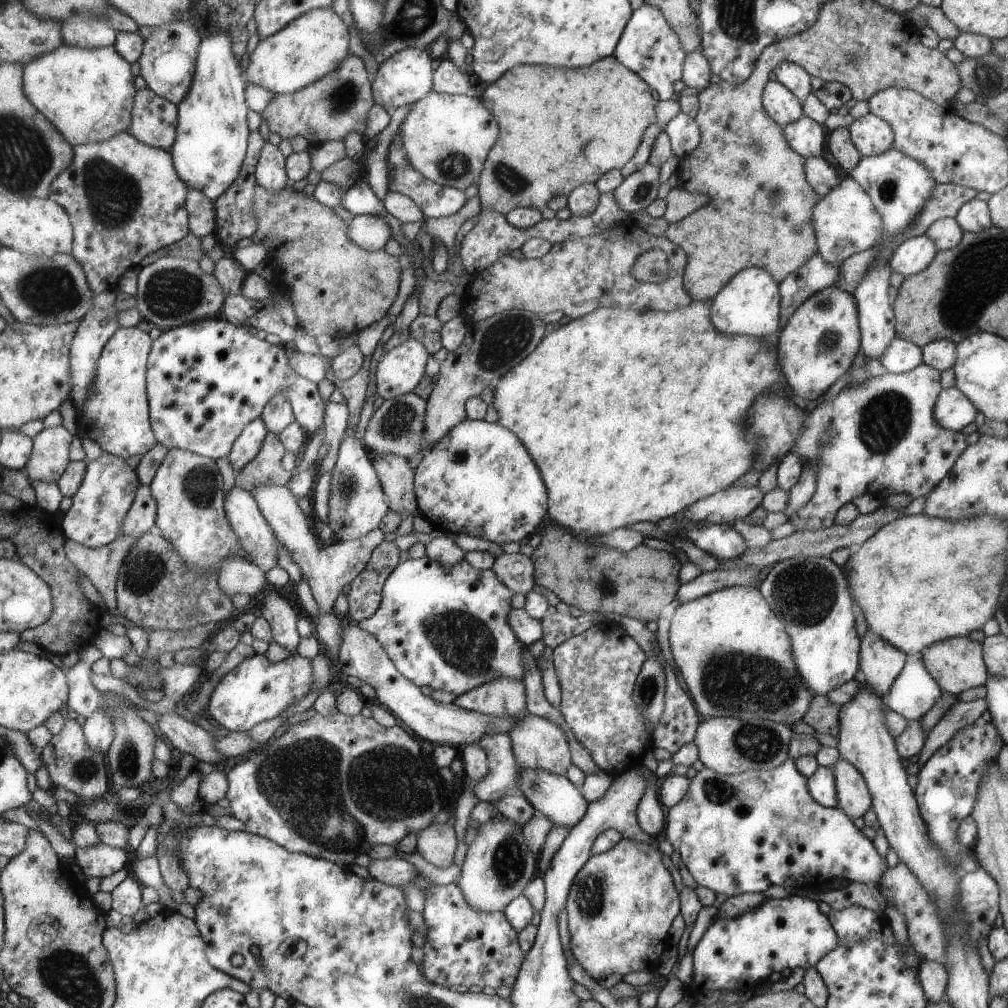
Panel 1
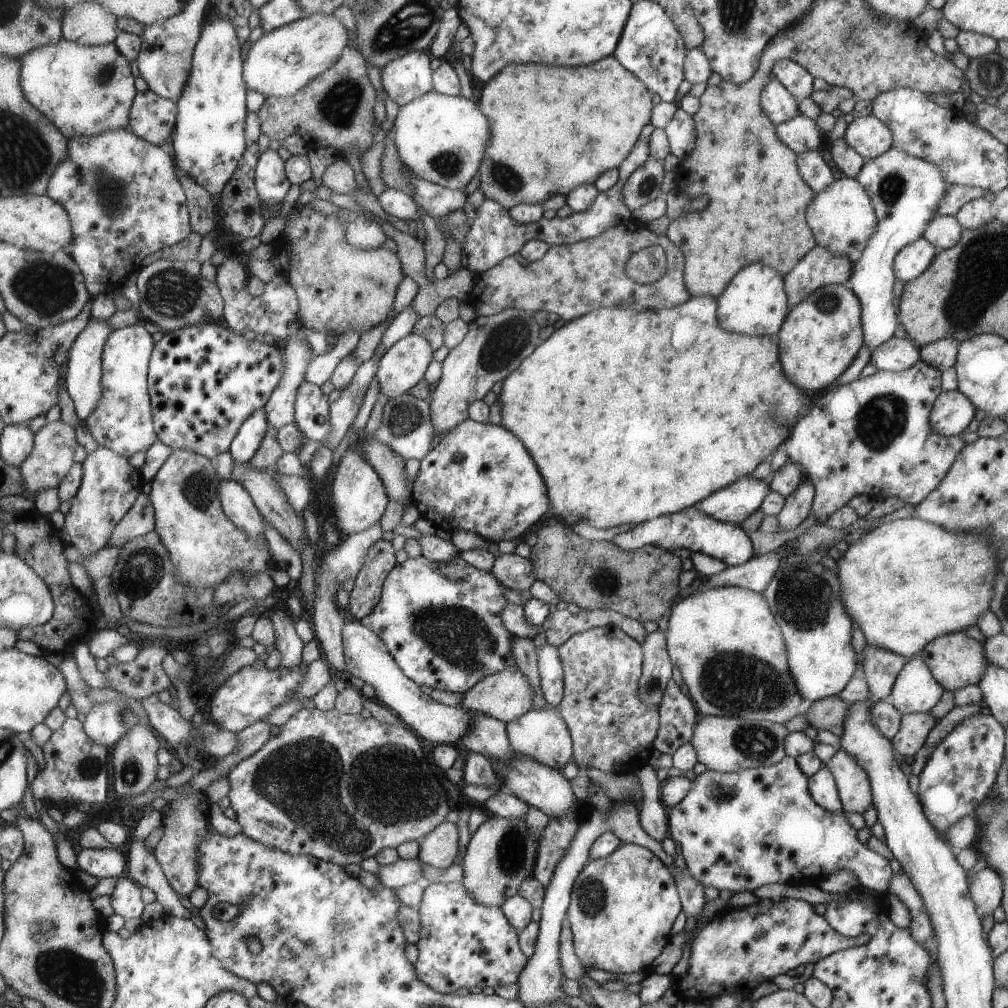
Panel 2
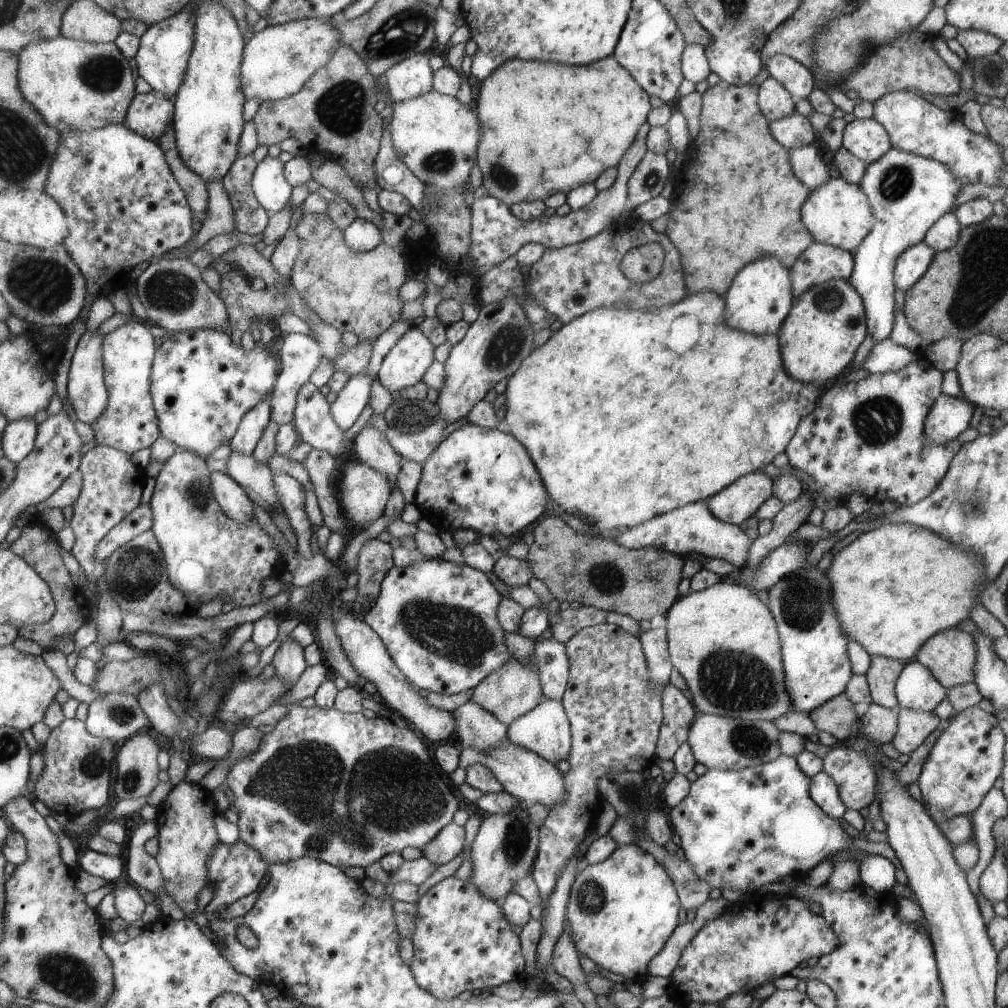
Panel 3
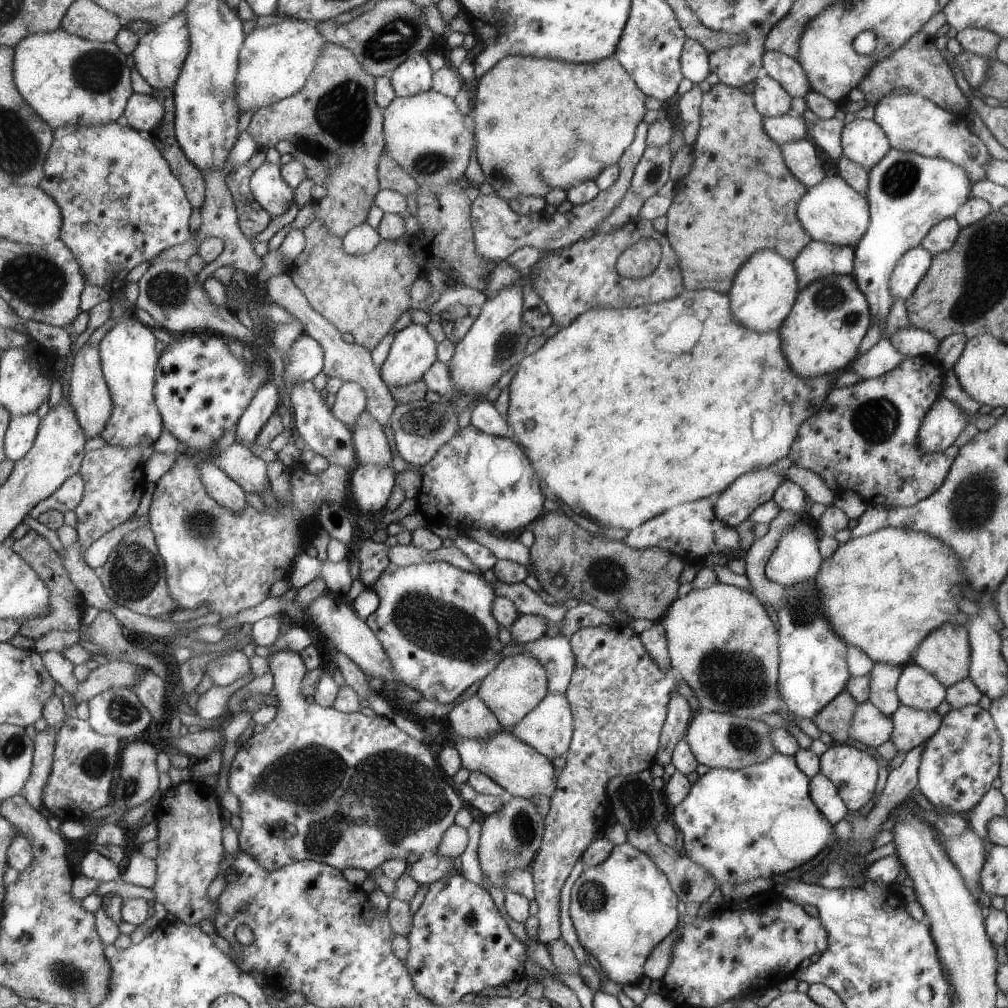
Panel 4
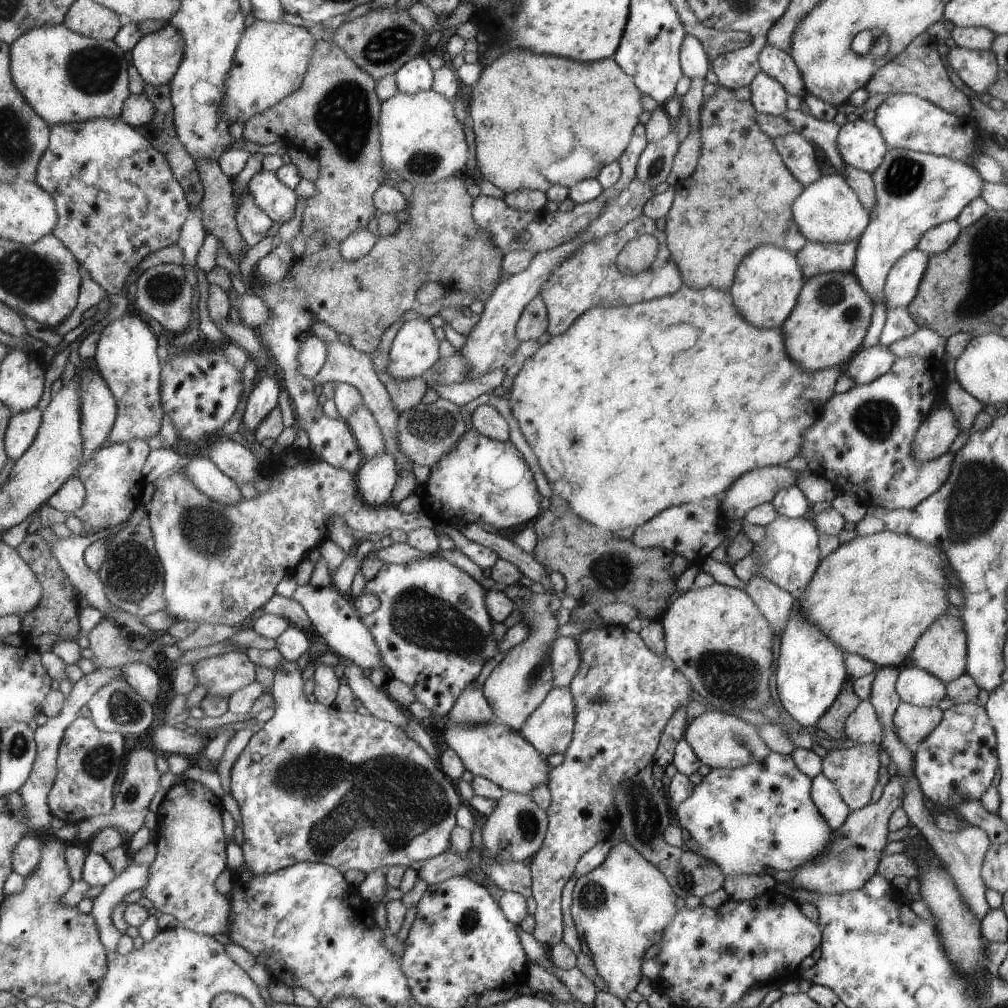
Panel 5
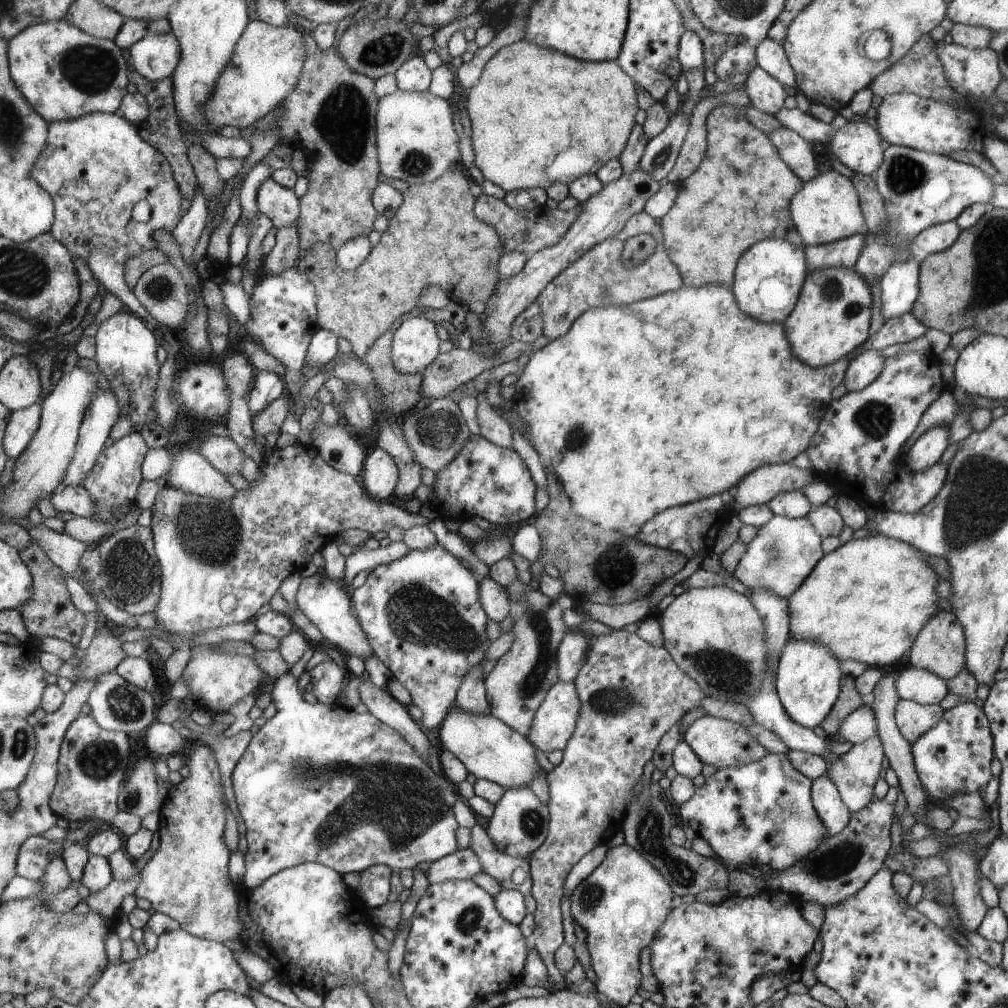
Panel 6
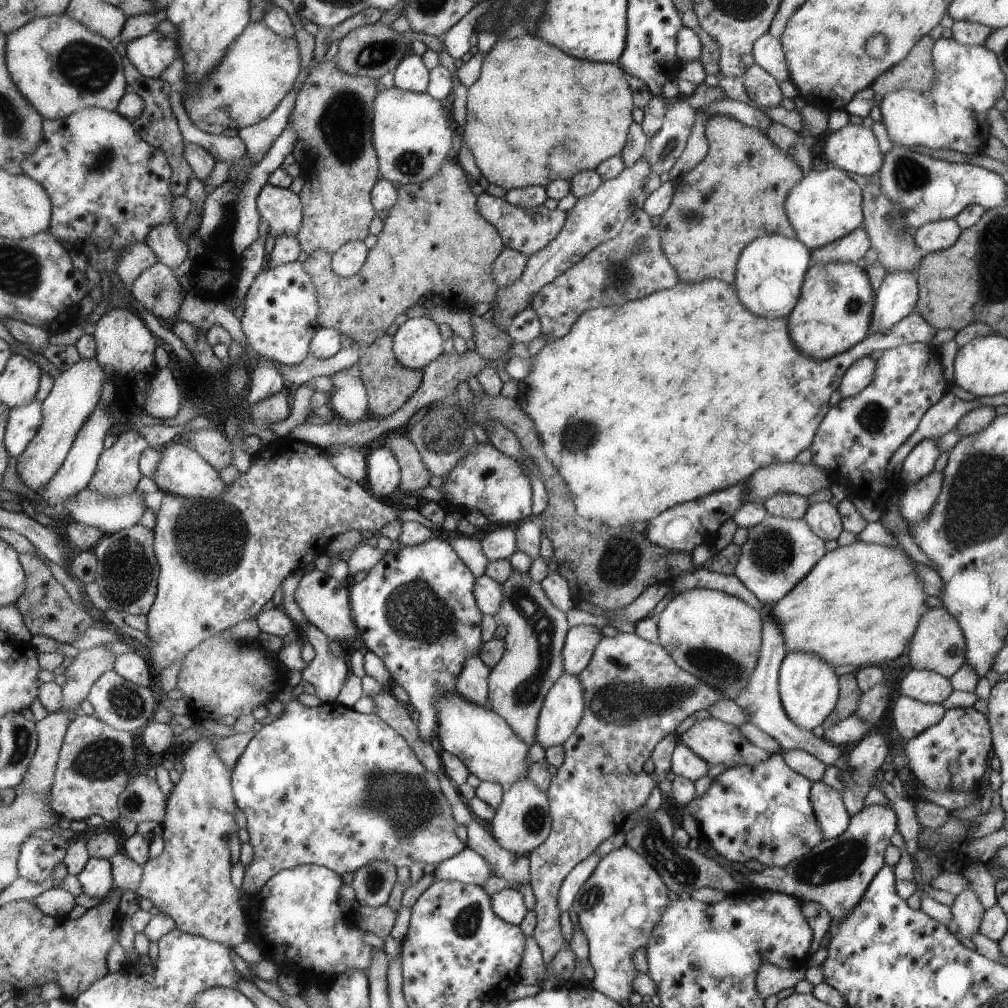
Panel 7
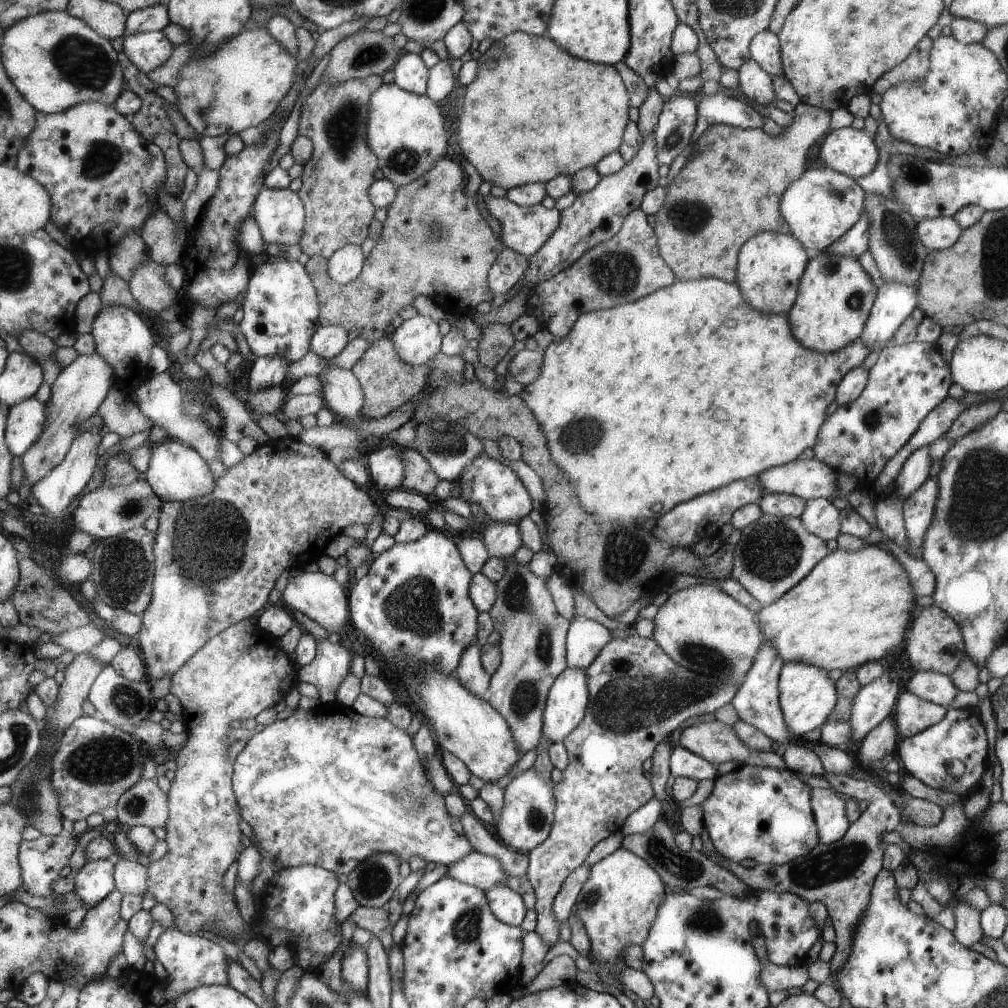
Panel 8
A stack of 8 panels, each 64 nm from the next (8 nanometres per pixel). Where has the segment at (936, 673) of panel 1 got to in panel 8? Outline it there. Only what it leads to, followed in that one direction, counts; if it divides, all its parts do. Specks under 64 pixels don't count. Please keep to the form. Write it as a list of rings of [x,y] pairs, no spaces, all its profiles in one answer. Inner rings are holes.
[[[932,606],[923,608],[918,616],[914,616],[912,627],[906,636],[905,648],[910,665],[915,671],[927,671],[952,675],[961,658],[966,655],[964,637],[960,626],[940,608]]]

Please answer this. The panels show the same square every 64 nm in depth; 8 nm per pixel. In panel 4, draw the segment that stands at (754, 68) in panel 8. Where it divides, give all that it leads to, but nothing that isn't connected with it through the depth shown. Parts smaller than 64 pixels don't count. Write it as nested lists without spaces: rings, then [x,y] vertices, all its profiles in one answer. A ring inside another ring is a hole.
[[[761,73],[750,85],[757,112],[763,117],[780,117],[789,114],[792,96],[774,78]]]

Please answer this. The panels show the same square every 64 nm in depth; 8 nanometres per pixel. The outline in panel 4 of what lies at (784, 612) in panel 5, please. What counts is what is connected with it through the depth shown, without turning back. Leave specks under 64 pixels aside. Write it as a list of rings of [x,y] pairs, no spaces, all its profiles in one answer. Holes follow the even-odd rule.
[[[781,510],[778,516],[769,523],[768,533],[763,538],[756,538],[748,553],[744,554],[748,564],[748,572],[745,576],[750,582],[752,593],[754,592],[762,606],[772,606],[778,611],[785,600],[787,592],[780,584],[770,581],[766,577],[765,567],[770,554],[781,538],[783,530],[806,516]]]

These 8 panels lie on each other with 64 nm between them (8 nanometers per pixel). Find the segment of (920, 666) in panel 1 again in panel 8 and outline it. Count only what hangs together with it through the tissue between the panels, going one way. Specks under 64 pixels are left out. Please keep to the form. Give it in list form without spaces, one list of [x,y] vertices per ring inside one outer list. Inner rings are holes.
[[[916,671],[910,681],[904,683],[904,689],[942,707],[948,706],[960,692],[948,675],[927,671]]]

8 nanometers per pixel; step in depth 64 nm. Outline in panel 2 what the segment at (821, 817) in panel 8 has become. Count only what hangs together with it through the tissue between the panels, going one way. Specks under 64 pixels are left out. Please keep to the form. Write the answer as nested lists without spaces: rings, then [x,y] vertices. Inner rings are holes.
[[[824,766],[809,778],[809,792],[813,796],[813,800],[827,812],[845,812],[836,778]]]

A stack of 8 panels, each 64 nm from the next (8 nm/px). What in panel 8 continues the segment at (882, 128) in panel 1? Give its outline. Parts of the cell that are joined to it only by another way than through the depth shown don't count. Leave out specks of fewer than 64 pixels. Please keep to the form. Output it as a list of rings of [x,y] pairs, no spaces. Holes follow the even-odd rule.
[[[845,127],[831,130],[820,146],[819,156],[827,168],[854,180],[874,171],[879,150],[866,130]]]

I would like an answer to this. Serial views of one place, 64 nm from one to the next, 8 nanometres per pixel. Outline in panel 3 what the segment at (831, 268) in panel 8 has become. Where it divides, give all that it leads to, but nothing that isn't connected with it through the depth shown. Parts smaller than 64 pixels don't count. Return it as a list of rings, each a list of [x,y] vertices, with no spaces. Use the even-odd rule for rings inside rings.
[[[829,279],[797,298],[777,336],[782,342],[783,360],[789,376],[806,383],[826,383],[850,366],[866,332],[869,332],[867,313],[861,294],[848,279]]]

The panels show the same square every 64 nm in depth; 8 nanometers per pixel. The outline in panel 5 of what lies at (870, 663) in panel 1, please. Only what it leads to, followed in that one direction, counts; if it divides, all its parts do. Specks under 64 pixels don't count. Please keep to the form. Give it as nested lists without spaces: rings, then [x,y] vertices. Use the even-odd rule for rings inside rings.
[[[882,666],[876,669],[876,678],[872,682],[871,694],[869,701],[874,706],[878,718],[880,718],[880,724],[886,726],[884,728],[884,740],[882,740],[881,746],[886,748],[890,760],[894,762],[898,774],[902,774],[904,778],[904,798],[903,808],[909,818],[909,822],[919,829],[921,835],[926,838],[928,845],[936,852],[936,856],[942,860],[942,864],[950,870],[950,874],[954,876],[954,882],[956,882],[956,888],[964,900],[964,904],[970,908],[970,912],[976,916],[976,920],[980,922],[986,913],[991,909],[986,902],[986,885],[982,880],[981,870],[982,863],[988,847],[991,845],[990,835],[982,830],[980,827],[969,825],[962,830],[947,833],[940,830],[934,818],[930,813],[930,810],[926,808],[926,796],[922,792],[921,784],[915,775],[915,768],[913,767],[913,754],[908,750],[908,746],[904,746],[902,740],[898,740],[896,732],[894,732],[894,714],[898,705],[901,703],[900,695],[897,691],[897,680],[899,670],[892,666]]]

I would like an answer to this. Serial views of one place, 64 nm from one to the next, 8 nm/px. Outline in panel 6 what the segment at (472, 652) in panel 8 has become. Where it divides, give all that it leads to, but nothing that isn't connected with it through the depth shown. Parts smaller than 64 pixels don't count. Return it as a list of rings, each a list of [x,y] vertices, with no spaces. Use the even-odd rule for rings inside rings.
[[[483,663],[474,666],[462,680],[457,693],[456,706],[470,713],[490,715],[490,702],[485,688]]]

